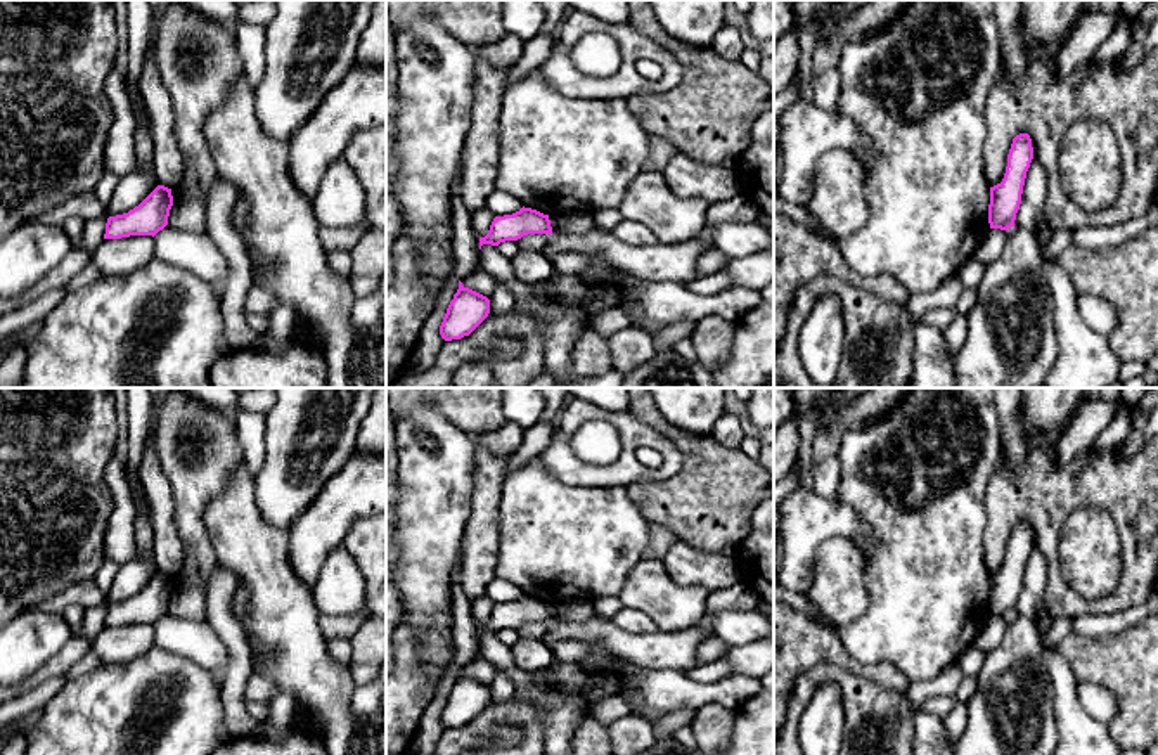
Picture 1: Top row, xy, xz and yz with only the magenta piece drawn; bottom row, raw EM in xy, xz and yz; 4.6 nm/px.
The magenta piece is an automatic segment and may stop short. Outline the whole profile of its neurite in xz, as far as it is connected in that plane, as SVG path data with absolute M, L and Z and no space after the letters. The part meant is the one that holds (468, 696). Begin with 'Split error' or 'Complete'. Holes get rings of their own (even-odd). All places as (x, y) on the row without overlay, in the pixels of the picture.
Complete. M459 668L459 677L450 689L440 722L445 729L469 724L490 701L490 687Z

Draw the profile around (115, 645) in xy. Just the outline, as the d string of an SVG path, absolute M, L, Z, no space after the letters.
M152 623L104 627L90 646L102 663L121 663L147 653L154 646Z

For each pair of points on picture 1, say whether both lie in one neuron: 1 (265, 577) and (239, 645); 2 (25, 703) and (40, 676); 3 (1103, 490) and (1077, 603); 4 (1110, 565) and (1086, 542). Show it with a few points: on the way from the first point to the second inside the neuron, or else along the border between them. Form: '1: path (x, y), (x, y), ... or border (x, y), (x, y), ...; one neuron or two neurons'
1: border (239, 624), (251, 648); two neurons
2: border (63, 674), (18, 696); two neurons
3: path (1068, 503), (1053, 518), (1053, 570); one neuron
4: path (1105, 561), (1091, 548); one neuron

